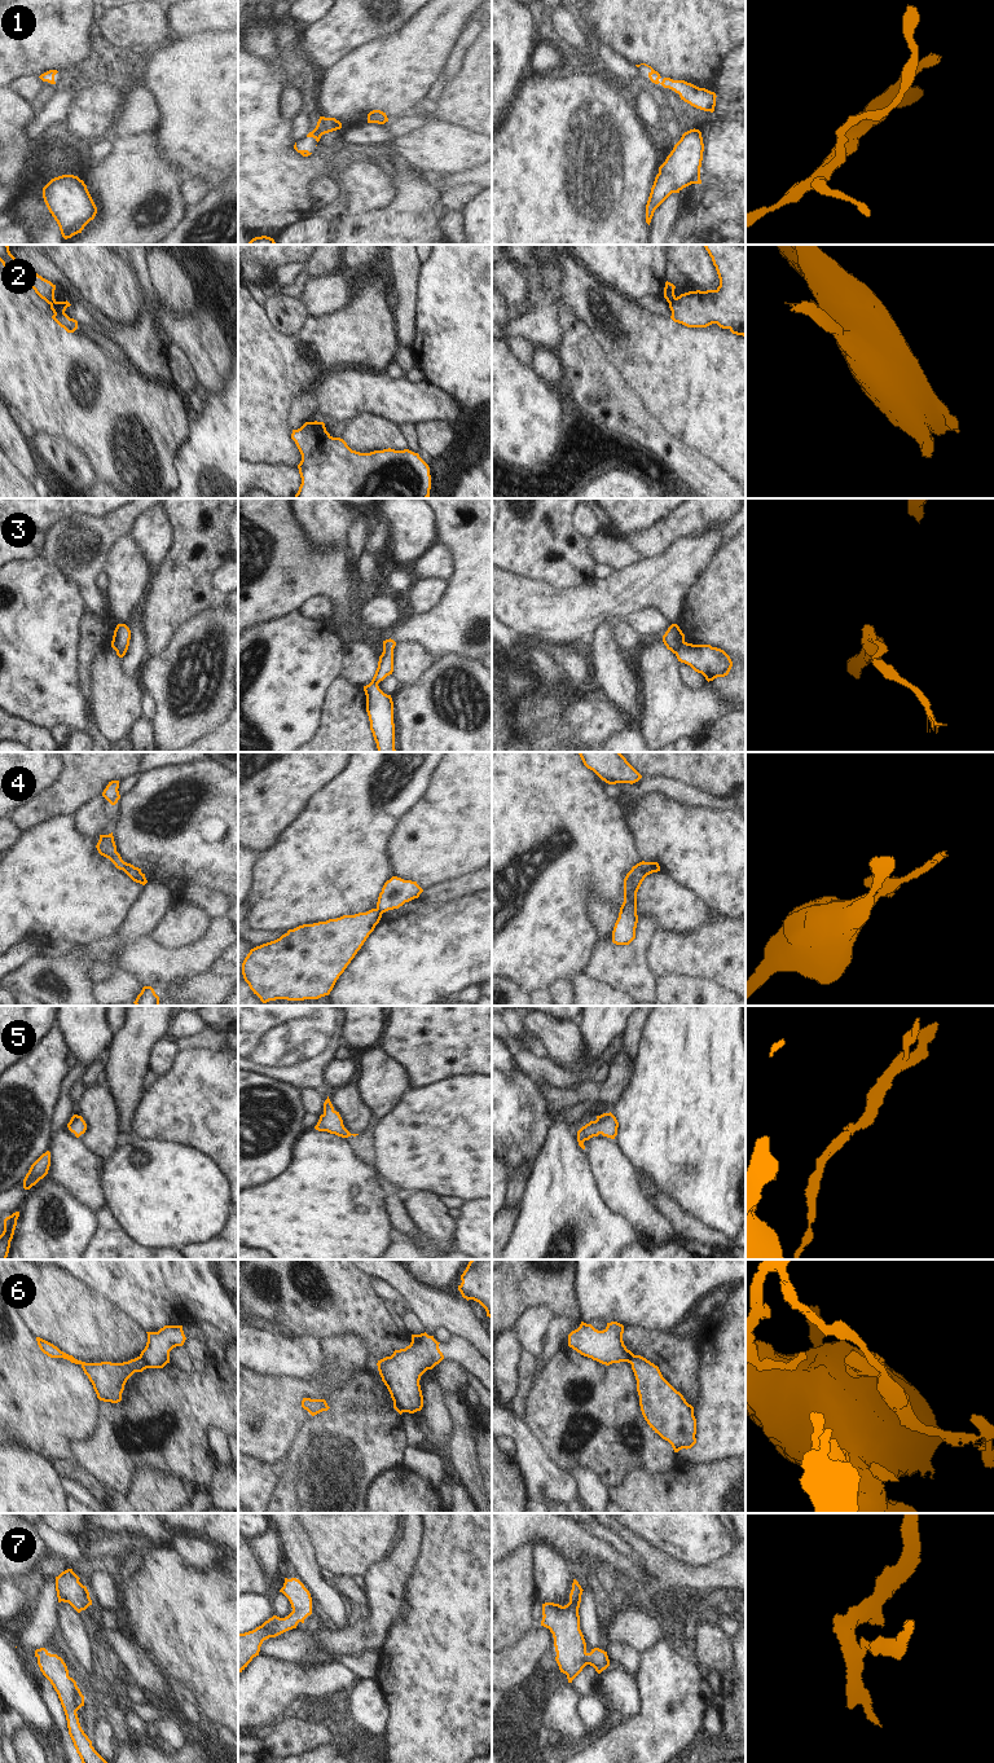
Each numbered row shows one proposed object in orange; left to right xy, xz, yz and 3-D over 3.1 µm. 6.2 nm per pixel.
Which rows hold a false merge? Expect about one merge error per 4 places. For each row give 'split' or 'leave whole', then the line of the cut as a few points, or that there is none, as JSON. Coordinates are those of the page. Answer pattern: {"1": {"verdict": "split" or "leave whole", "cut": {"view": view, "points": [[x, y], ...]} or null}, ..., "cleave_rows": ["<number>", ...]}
{"1": {"verdict": "leave whole", "cut": null}, "2": {"verdict": "split", "cut": {"view": "yz", "points": [[676, 298], [669, 304]]}}, "3": {"verdict": "split", "cut": {"view": "yz", "points": [[684, 641], [674, 653]]}}, "4": {"verdict": "split", "cut": {"view": "xy", "points": [[126, 862], [123, 870]]}}, "5": {"verdict": "leave whole", "cut": null}, "6": {"verdict": "split", "cut": {"view": "xy", "points": [[140, 1355], [148, 1367]]}}, "7": {"verdict": "leave whole", "cut": null}, "cleave_rows": ["2", "3", "4", "6"]}

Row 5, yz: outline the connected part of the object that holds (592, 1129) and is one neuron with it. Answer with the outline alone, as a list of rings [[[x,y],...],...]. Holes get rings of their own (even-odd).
[[[611,1112],[597,1116],[595,1121],[590,1121],[577,1131],[579,1146],[585,1149],[584,1142],[599,1134],[615,1139],[617,1127],[619,1122]]]

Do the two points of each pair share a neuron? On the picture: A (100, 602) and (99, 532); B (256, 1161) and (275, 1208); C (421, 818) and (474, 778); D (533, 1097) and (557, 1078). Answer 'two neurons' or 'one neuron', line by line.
A: one neuron
B: two neurons
C: one neuron
D: two neurons

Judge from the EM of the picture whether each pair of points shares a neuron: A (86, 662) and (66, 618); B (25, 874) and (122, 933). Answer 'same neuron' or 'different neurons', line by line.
A: different neurons
B: different neurons

